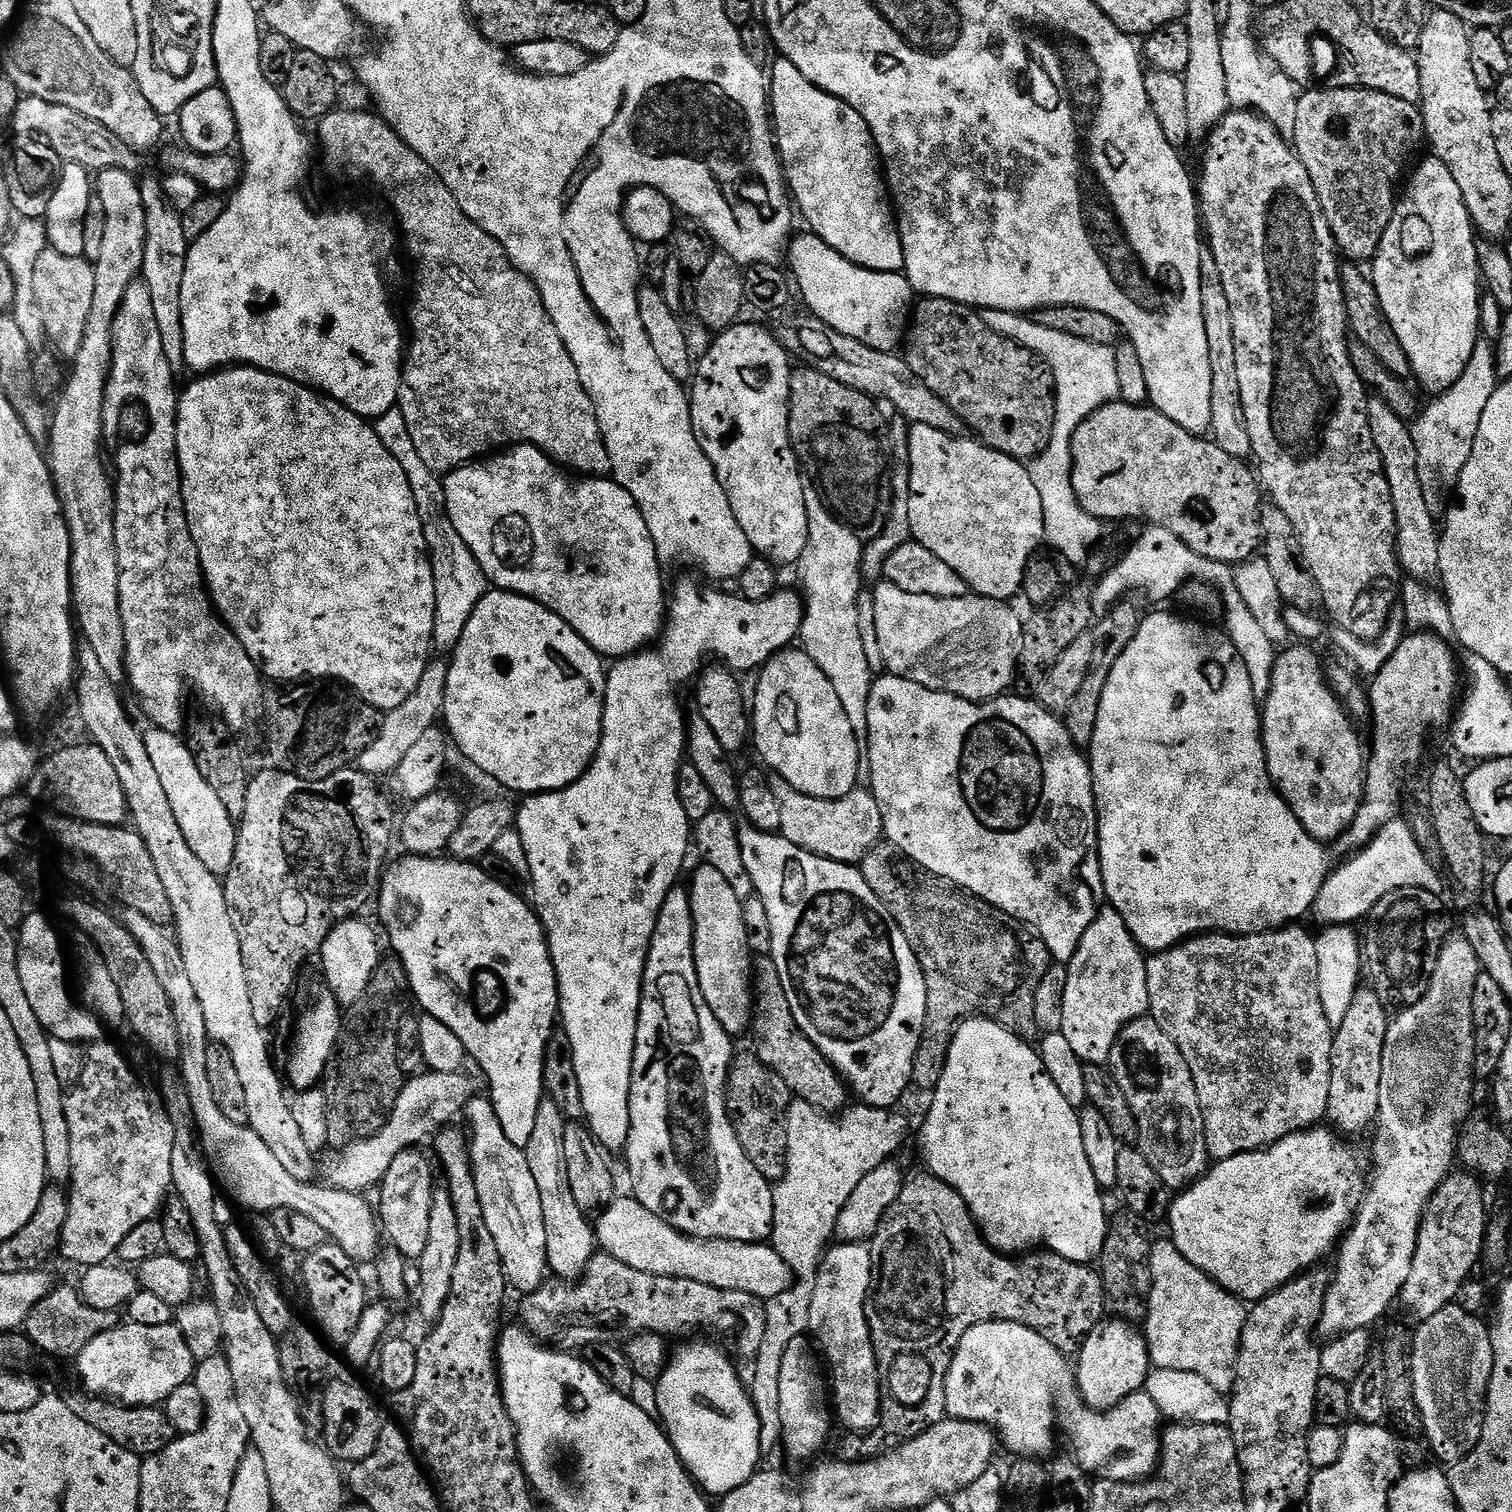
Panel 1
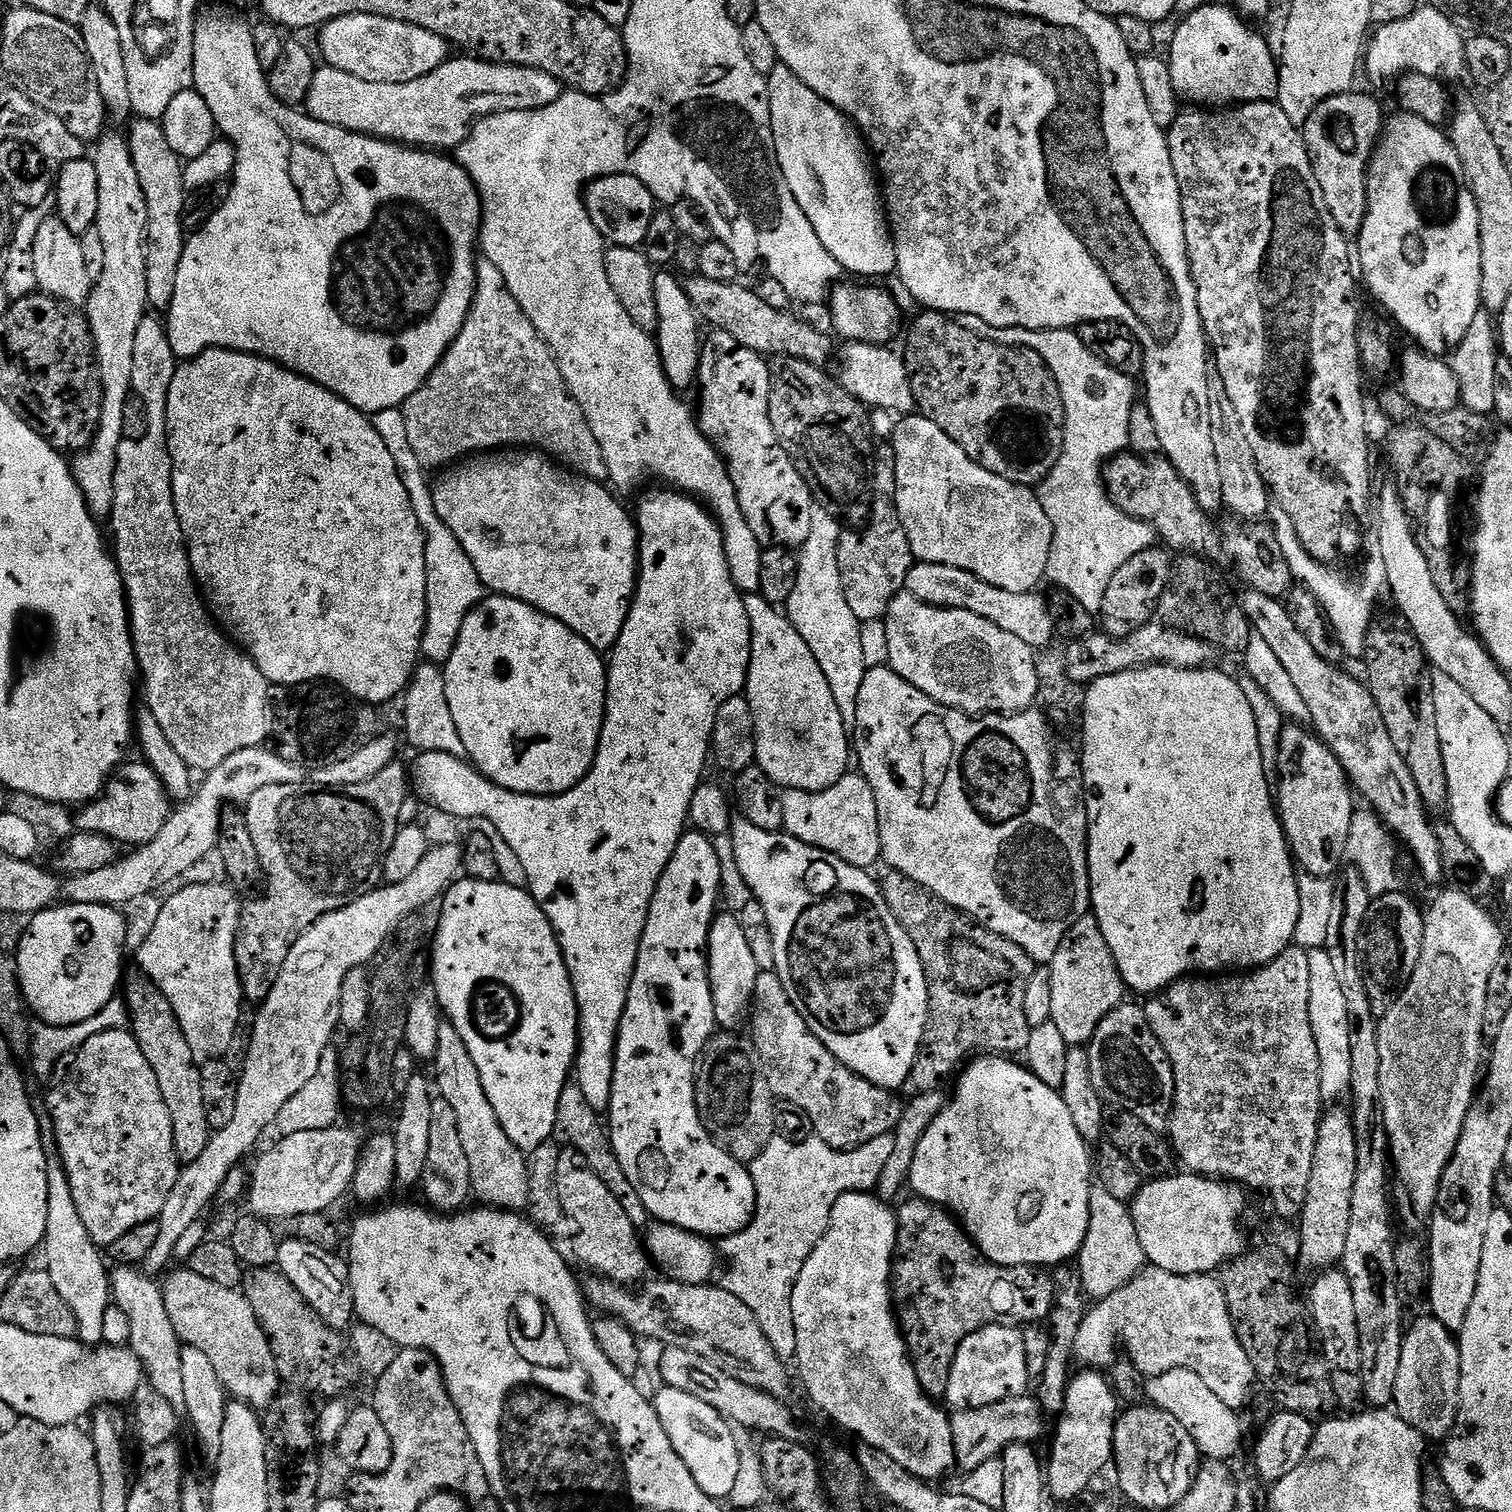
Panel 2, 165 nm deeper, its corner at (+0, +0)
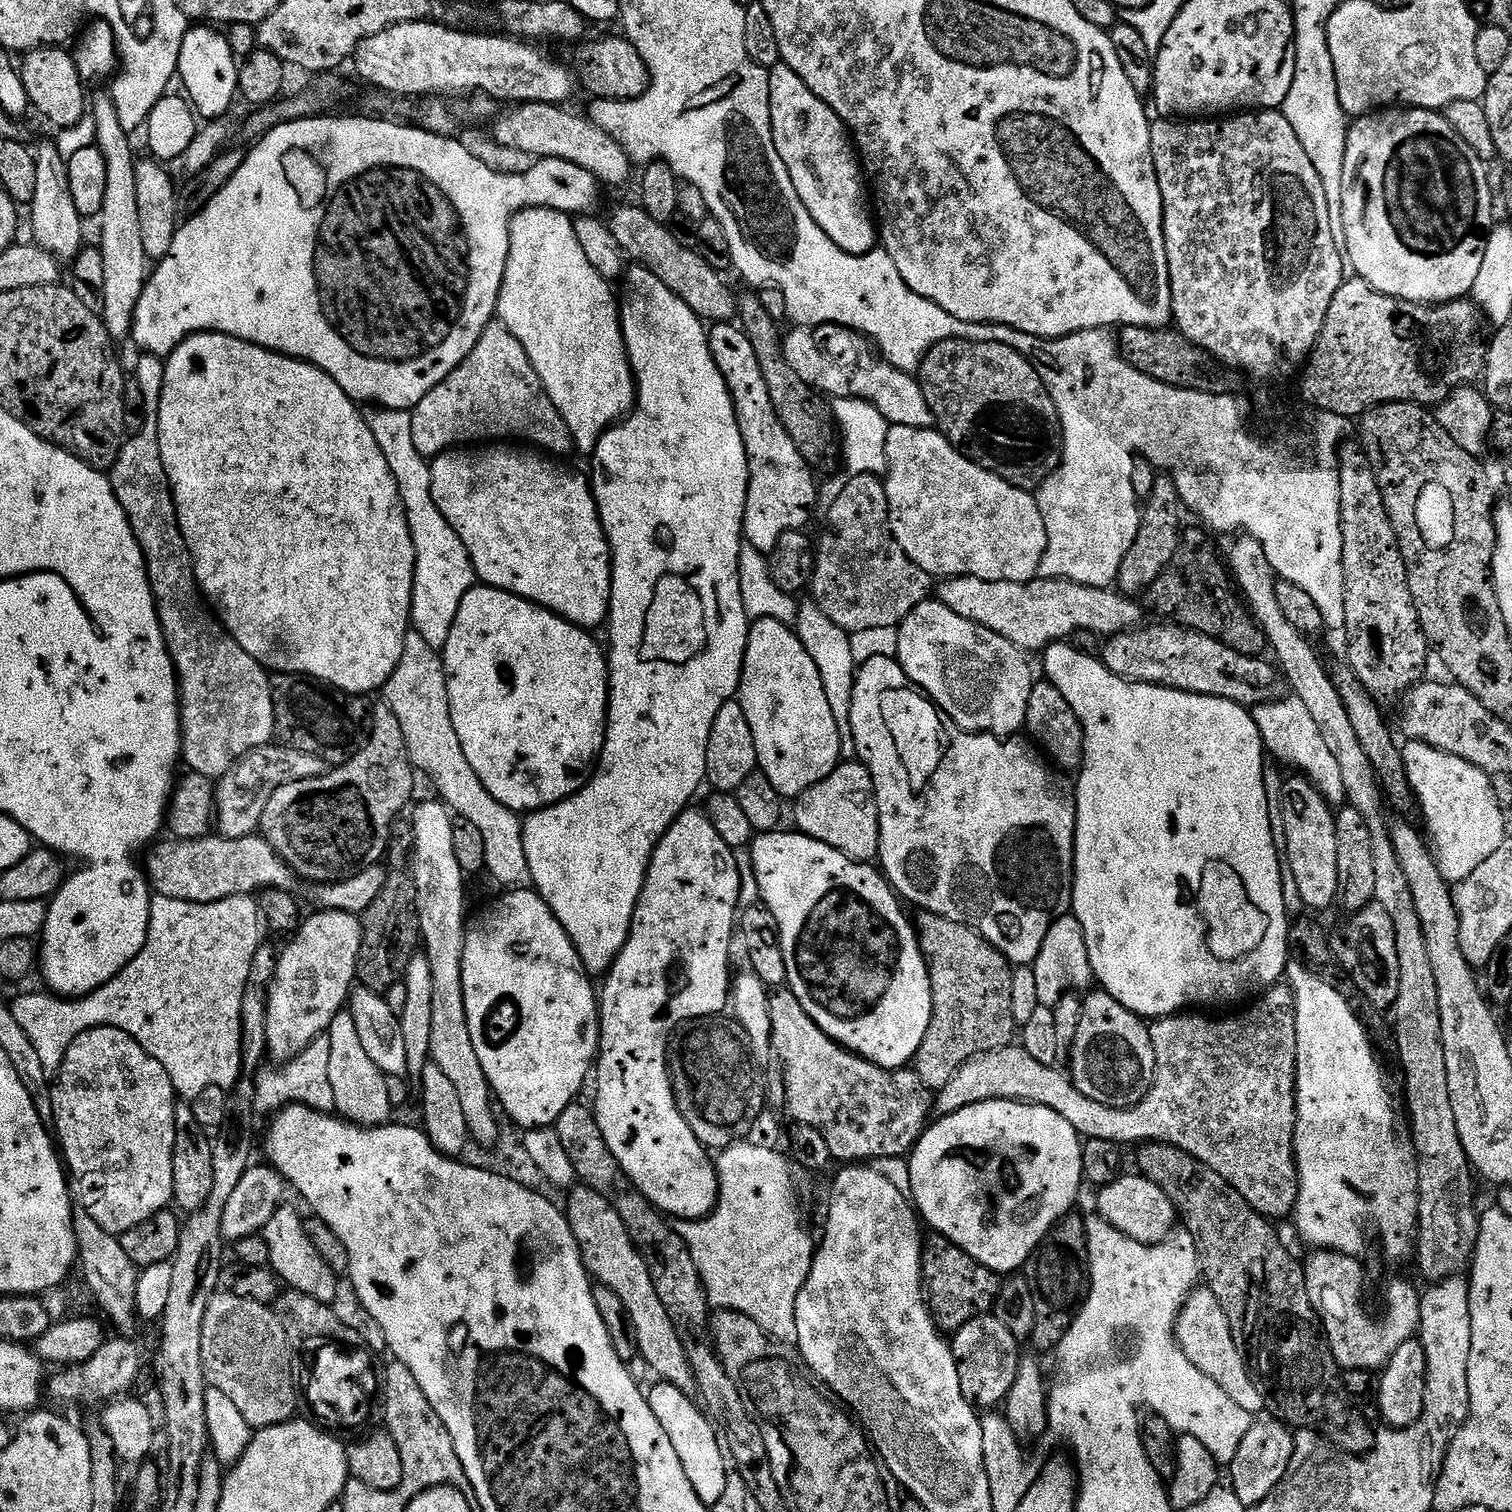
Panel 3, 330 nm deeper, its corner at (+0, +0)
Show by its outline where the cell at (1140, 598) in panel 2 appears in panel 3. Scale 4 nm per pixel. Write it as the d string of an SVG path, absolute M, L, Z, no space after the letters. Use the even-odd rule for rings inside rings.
M1157 475L1154 490L1149 494L1140 513L1140 525L1134 538L1134 546L1126 550L1126 558L1122 558L1120 573L1116 576L1116 584L1123 595L1132 598L1137 595L1135 592L1147 593L1154 581L1166 570L1166 566L1170 566L1182 535L1180 512L1182 513L1182 501L1178 486L1171 476Z

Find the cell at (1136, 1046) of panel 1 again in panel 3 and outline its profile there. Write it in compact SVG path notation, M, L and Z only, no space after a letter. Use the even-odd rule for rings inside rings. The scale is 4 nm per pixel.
M1089 991L1083 1001L1082 1022L1070 1053L1072 1083L1086 1094L1086 1098L1094 1098L1094 1102L1102 1102L1102 1106L1133 1108L1144 1101L1156 1077L1156 1059L1148 1024L1126 1010L1126 1006L1109 992Z

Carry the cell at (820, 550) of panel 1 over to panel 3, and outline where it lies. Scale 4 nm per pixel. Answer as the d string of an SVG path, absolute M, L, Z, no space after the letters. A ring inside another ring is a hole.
M815 602L807 603L799 605L794 631L802 646L806 646L806 654L814 658L814 666L818 666L818 675L822 677L822 690L826 690L826 698L830 701L834 722L838 722L838 734L842 738L848 738L852 734L850 702L854 698L854 682L858 667L854 662L854 653L850 650L850 635L838 626L834 626L834 622Z

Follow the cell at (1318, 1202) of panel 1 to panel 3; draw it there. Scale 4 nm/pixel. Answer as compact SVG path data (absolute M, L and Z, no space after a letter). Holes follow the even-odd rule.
M1139 1174L1121 1175L1113 1184L1099 1189L1099 1219L1107 1222L1111 1228L1117 1228L1126 1238L1139 1244L1161 1244L1172 1235L1178 1224L1178 1213L1170 1198L1154 1182Z

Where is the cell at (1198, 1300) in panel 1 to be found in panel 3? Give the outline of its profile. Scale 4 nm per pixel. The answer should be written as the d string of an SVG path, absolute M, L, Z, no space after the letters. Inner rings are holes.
M1207 1286L1197 1287L1188 1296L1188 1301L1180 1310L1180 1316L1176 1320L1176 1340L1180 1349L1206 1374L1206 1378L1212 1378L1232 1401L1238 1402L1242 1410L1253 1414L1260 1414L1265 1411L1262 1394L1258 1394L1258 1385L1252 1381L1252 1375L1248 1373L1248 1366L1244 1363L1244 1355L1238 1350L1238 1346L1232 1337L1230 1322L1218 1306L1218 1298ZM1260 1412L1260 1413L1259 1413Z

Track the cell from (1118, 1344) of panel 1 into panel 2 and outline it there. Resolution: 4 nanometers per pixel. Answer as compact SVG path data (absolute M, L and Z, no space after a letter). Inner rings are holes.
M1080 1370L1068 1381L1064 1408L1058 1414L1052 1457L1046 1460L1048 1495L1056 1500L1076 1500L1096 1480L1096 1475L1114 1460L1112 1443L1118 1419L1118 1401L1109 1377L1100 1370Z

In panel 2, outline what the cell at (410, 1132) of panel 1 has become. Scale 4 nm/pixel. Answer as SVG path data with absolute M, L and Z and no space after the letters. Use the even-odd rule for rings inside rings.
M327 1128L326 1130L302 1130L302 1134L290 1134L280 1138L269 1152L259 1153L260 1161L256 1169L250 1172L250 1187L246 1193L246 1204L249 1204L251 1215L269 1222L286 1222L298 1214L328 1212L331 1204L336 1204L345 1195L349 1195L356 1168L360 1165L362 1140L352 1128Z

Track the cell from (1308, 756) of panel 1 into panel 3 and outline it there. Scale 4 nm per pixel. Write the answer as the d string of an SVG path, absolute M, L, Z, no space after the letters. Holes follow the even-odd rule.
M1292 774L1285 779L1282 790L1282 815L1286 832L1286 865L1293 871L1298 894L1305 909L1328 908L1337 903L1338 894L1338 838L1334 835L1336 817L1334 808L1327 804L1325 793L1319 792L1311 780L1300 774Z

